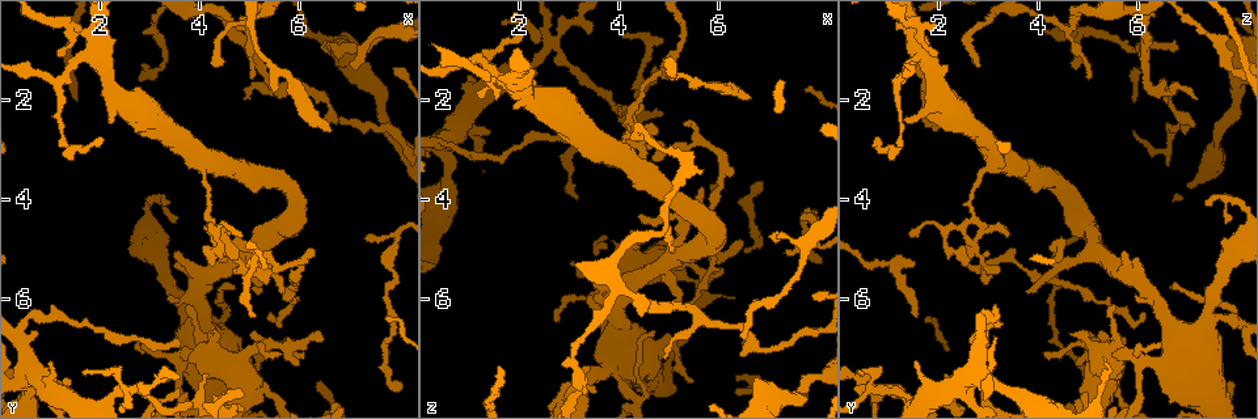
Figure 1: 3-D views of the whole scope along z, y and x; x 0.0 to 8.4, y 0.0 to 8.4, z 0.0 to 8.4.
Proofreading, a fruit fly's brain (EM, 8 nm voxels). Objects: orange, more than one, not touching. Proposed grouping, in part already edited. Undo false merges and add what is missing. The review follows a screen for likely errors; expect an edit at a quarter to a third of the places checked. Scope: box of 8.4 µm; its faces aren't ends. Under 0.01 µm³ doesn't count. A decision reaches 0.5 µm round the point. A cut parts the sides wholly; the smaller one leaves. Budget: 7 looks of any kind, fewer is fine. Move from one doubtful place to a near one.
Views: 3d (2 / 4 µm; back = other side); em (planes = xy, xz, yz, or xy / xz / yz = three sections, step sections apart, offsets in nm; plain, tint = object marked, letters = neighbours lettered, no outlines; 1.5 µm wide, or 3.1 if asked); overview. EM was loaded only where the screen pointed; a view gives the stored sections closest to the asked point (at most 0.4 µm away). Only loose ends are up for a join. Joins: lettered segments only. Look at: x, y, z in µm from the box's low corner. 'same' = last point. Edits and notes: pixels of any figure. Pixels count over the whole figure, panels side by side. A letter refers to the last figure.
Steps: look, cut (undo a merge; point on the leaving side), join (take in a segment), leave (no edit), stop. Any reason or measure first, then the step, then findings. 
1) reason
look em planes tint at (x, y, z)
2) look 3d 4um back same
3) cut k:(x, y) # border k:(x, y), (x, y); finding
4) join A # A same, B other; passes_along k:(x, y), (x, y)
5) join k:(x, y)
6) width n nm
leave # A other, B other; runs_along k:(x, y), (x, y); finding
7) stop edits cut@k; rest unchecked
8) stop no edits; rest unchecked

branch stops here
look 3d 4um at (4.25, 6.70, 4.70)

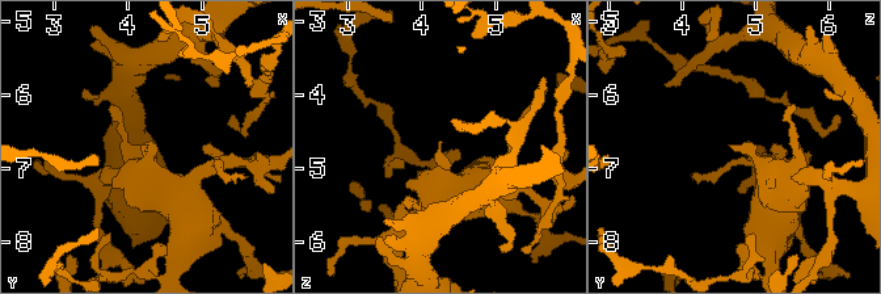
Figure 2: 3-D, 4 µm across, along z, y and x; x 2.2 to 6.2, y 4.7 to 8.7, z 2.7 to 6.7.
look em xy step 8 tint at (4.25, 6.75, 4.60)

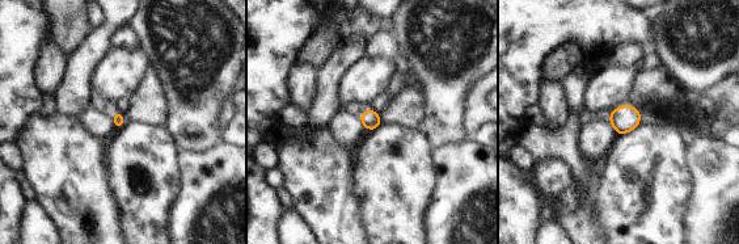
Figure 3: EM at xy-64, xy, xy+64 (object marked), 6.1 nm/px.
look em planes letters same

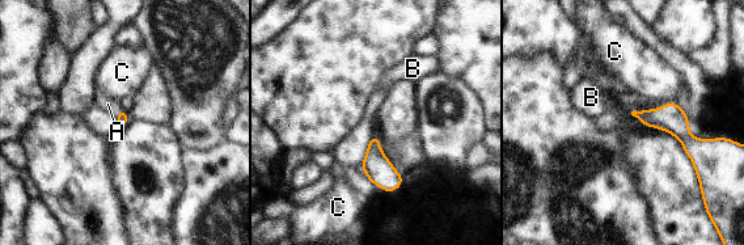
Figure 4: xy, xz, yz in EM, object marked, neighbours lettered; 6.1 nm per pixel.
join A # A same, B other, C other; the neuron continues

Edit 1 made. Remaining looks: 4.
look overview

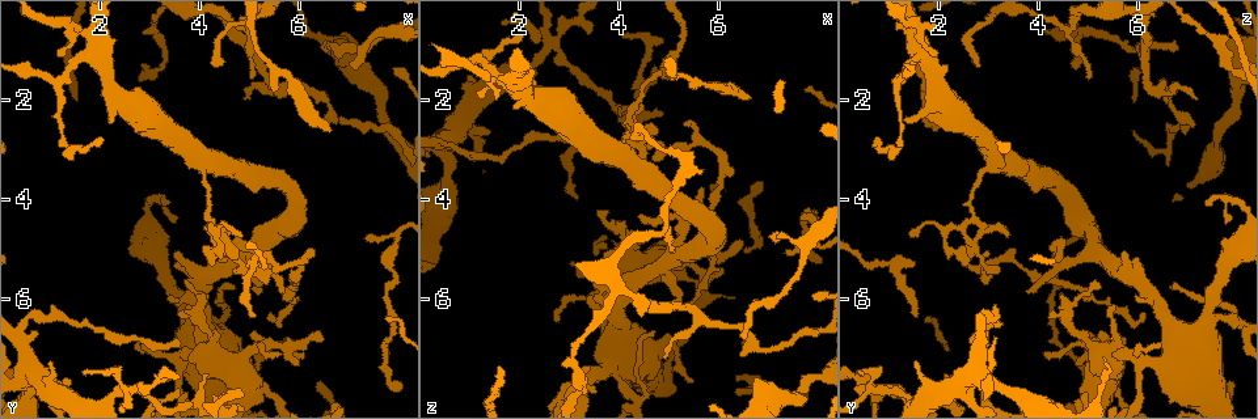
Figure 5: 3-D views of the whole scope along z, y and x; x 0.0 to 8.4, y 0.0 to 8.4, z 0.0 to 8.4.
end of a long branch
look 3d 4um at (6.60, 2.65, 1.95)

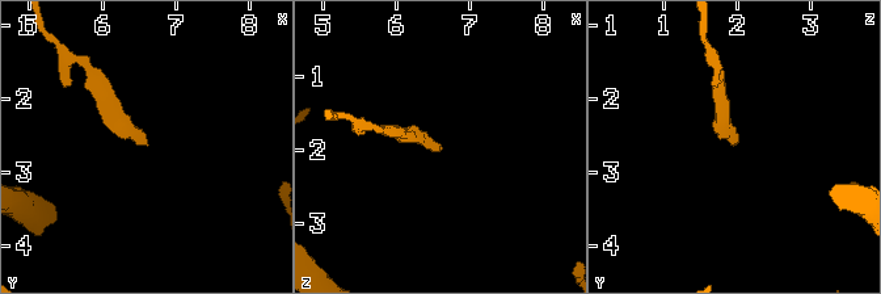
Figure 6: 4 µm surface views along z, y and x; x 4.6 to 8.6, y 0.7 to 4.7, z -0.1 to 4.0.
look em planes tint at (6.60, 2.60, 2.00)

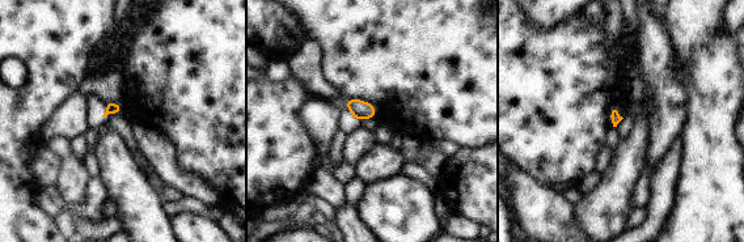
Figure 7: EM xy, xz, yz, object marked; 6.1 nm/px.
what lies round it
look em planes letters same

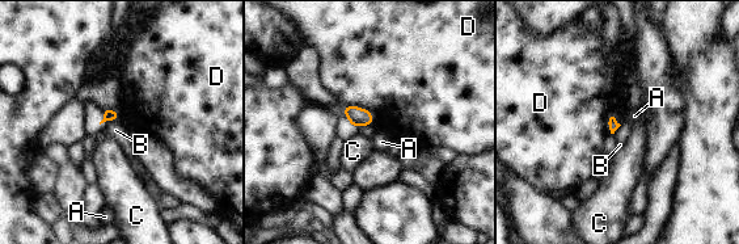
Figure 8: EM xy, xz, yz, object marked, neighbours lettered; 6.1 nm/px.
longest_contact D 220 nm
leave # A other, B other, C other, D other; border 8:(118, 118), (104, 121), (100, 125); no lettered segment goes on from it

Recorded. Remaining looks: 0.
stop edits join@4; rest unchecked

